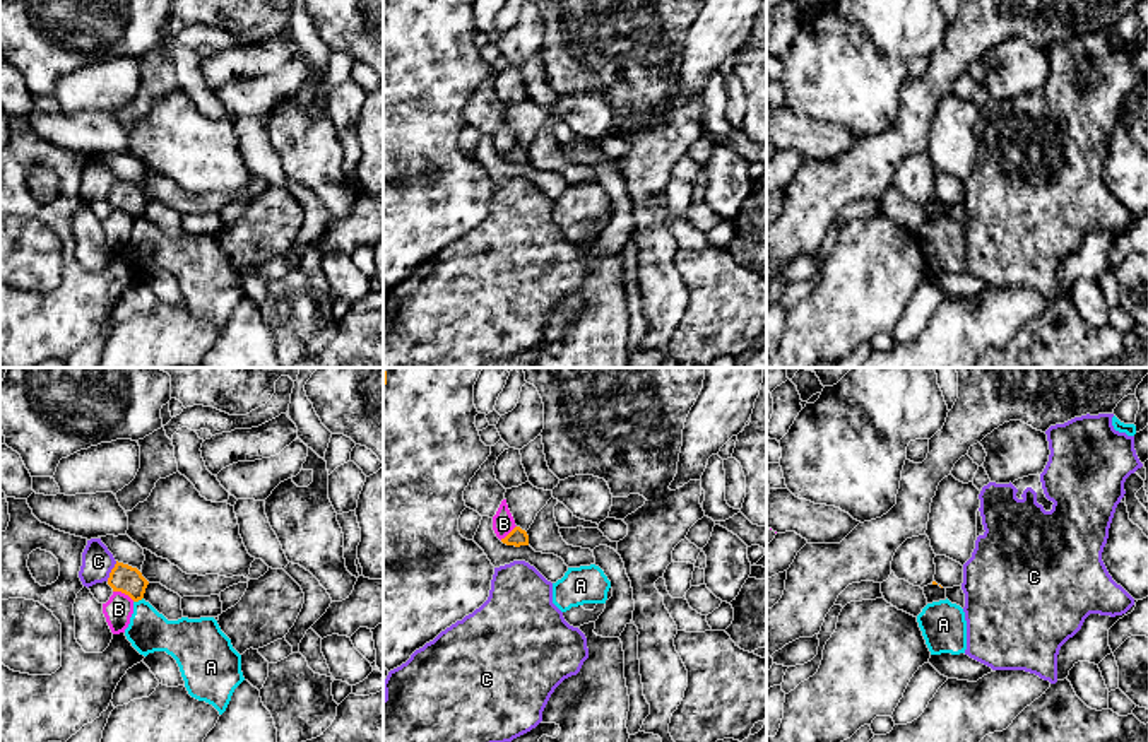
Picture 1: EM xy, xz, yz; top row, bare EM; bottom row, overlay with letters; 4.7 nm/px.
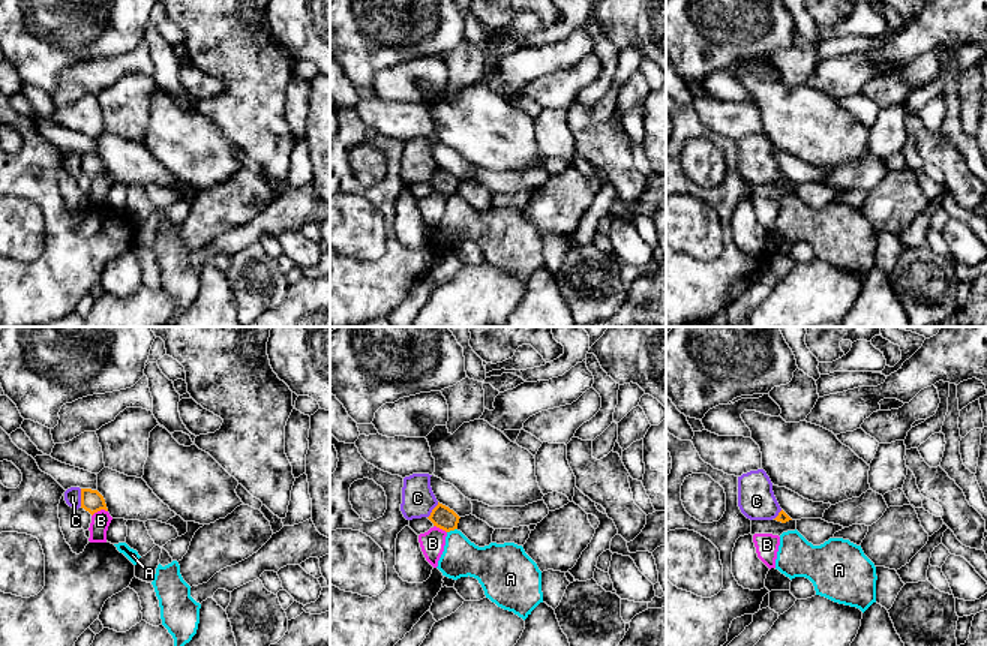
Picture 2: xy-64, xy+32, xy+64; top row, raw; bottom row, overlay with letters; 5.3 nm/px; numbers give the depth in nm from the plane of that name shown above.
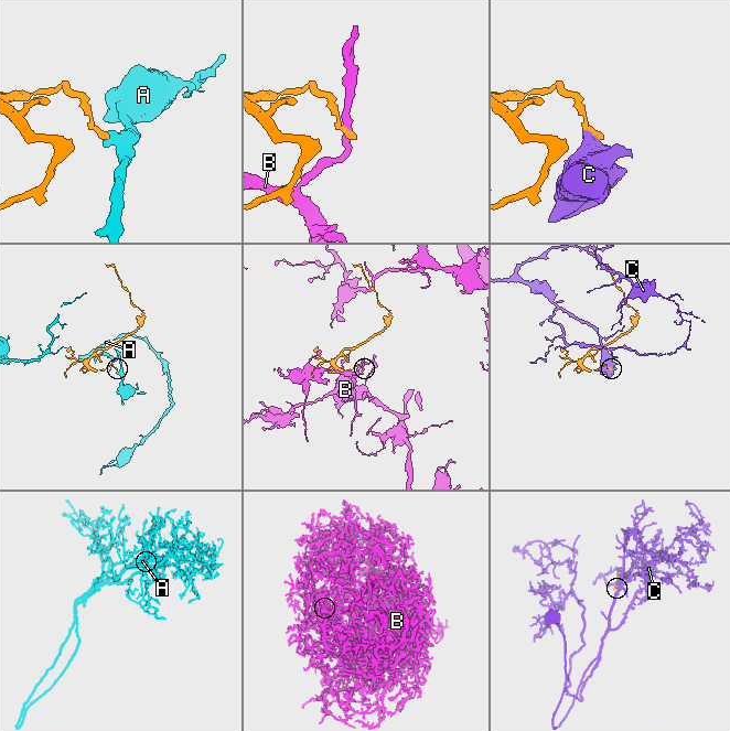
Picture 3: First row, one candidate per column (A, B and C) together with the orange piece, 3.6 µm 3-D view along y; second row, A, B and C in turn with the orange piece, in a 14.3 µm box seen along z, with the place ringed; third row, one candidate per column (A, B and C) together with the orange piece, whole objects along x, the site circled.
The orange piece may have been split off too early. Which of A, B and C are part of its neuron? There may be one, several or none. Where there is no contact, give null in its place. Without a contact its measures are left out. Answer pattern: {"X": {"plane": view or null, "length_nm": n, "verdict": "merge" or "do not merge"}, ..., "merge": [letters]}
{"A": {"plane": "xy", "length_nm": 50, "verdict": "do not merge"}, "B": {"plane": "xy", "length_nm": 120, "verdict": "do not merge"}, "C": {"plane": "xy", "length_nm": 110, "verdict": "do not merge"}, "merge": []}

